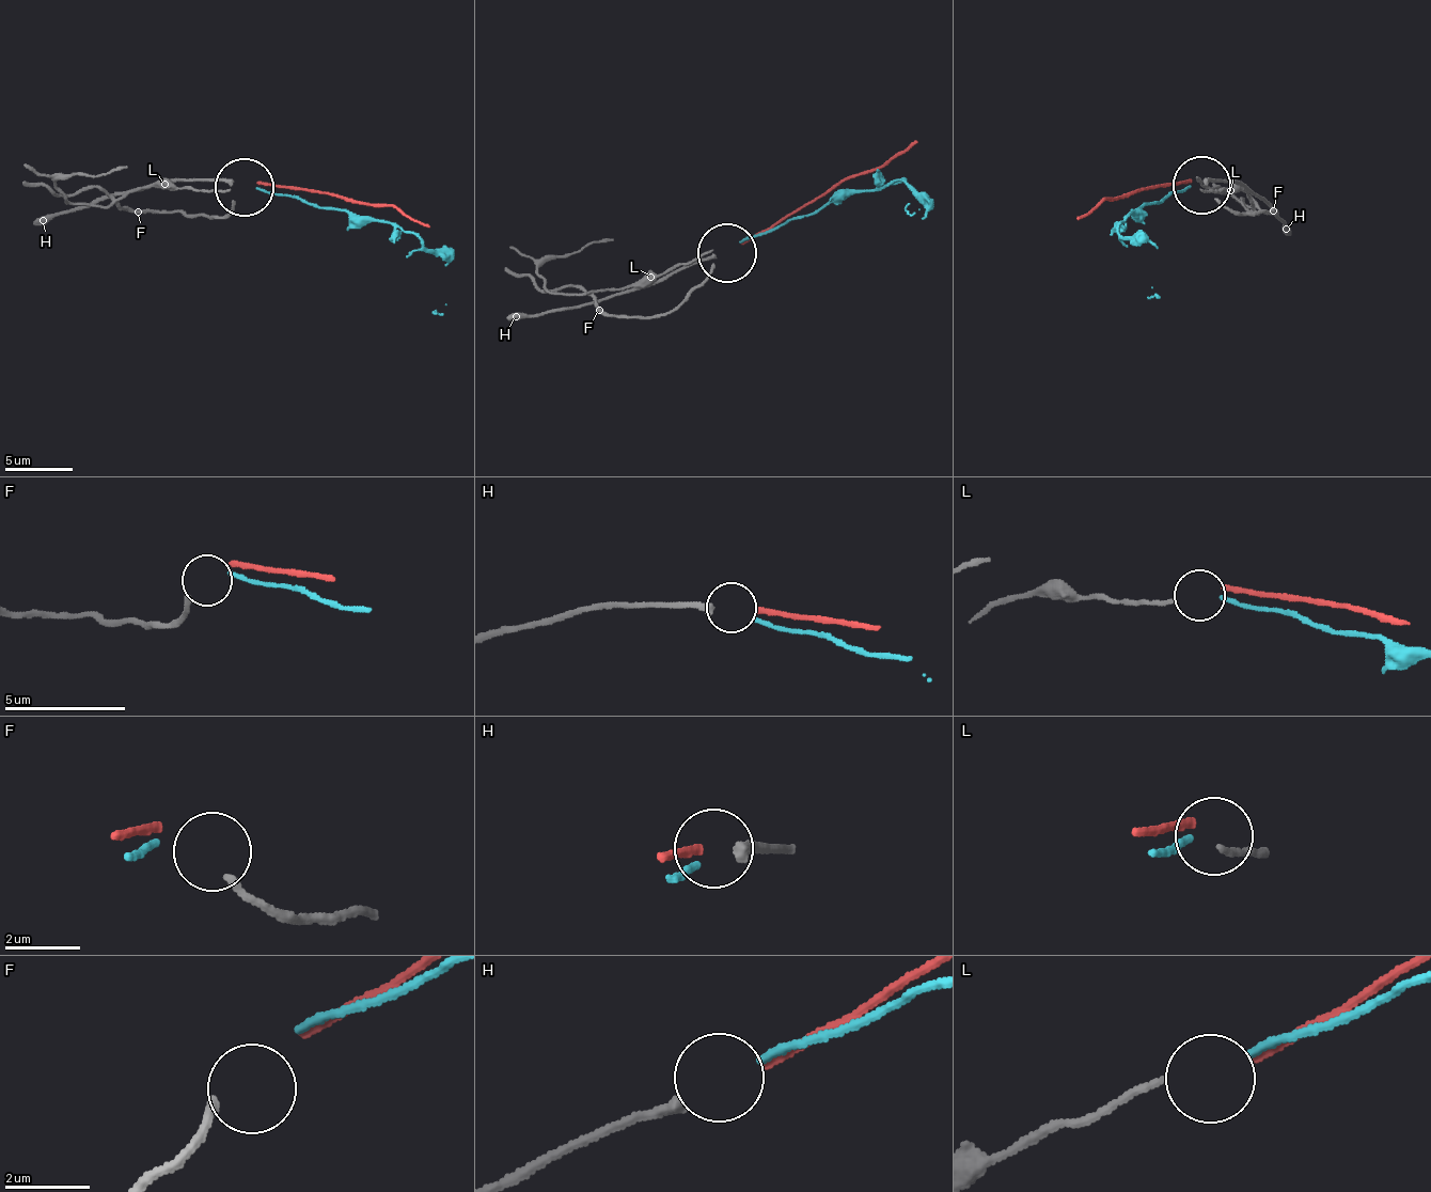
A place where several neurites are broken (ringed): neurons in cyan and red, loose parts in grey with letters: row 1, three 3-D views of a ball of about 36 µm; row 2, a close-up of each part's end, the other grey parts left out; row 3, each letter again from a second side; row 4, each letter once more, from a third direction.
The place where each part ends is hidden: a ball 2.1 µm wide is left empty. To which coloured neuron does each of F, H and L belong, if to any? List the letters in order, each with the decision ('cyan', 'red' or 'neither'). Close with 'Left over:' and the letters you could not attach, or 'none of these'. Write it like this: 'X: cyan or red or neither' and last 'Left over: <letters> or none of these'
F: neither
H: red
L: cyan
Left over: F

